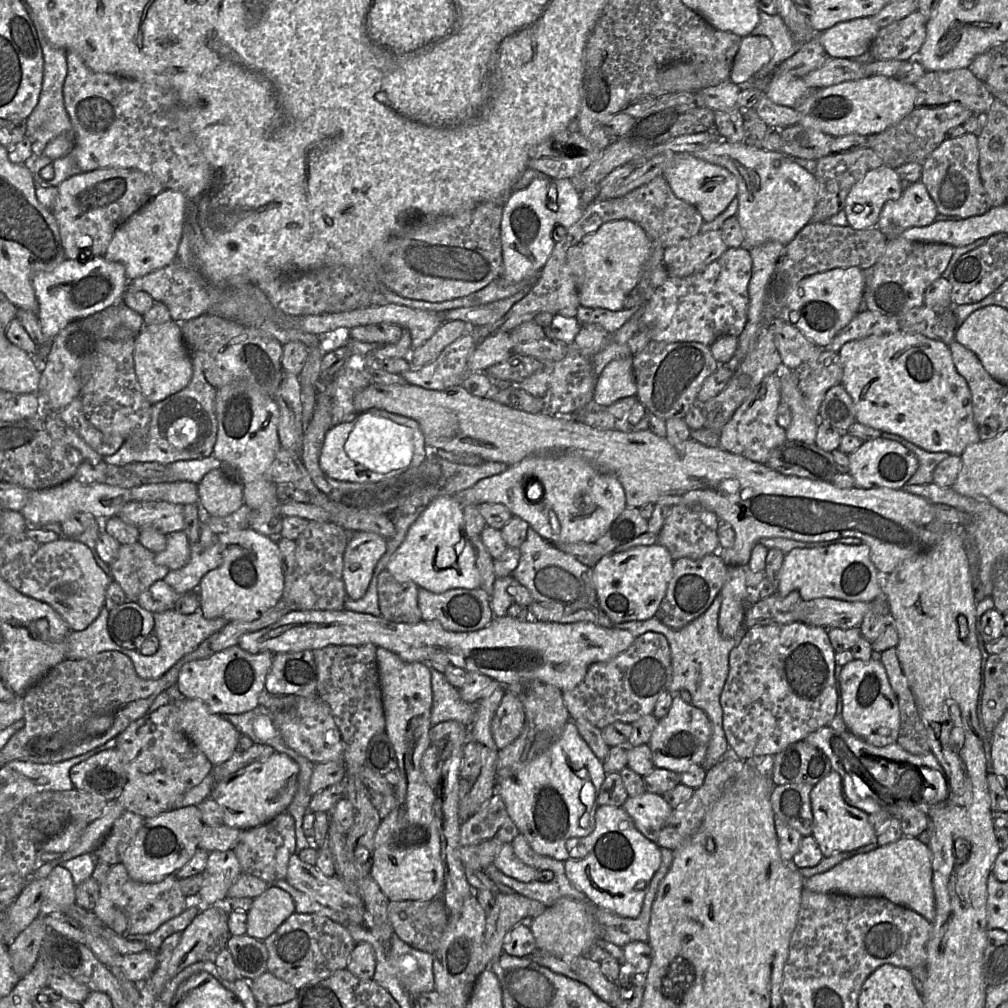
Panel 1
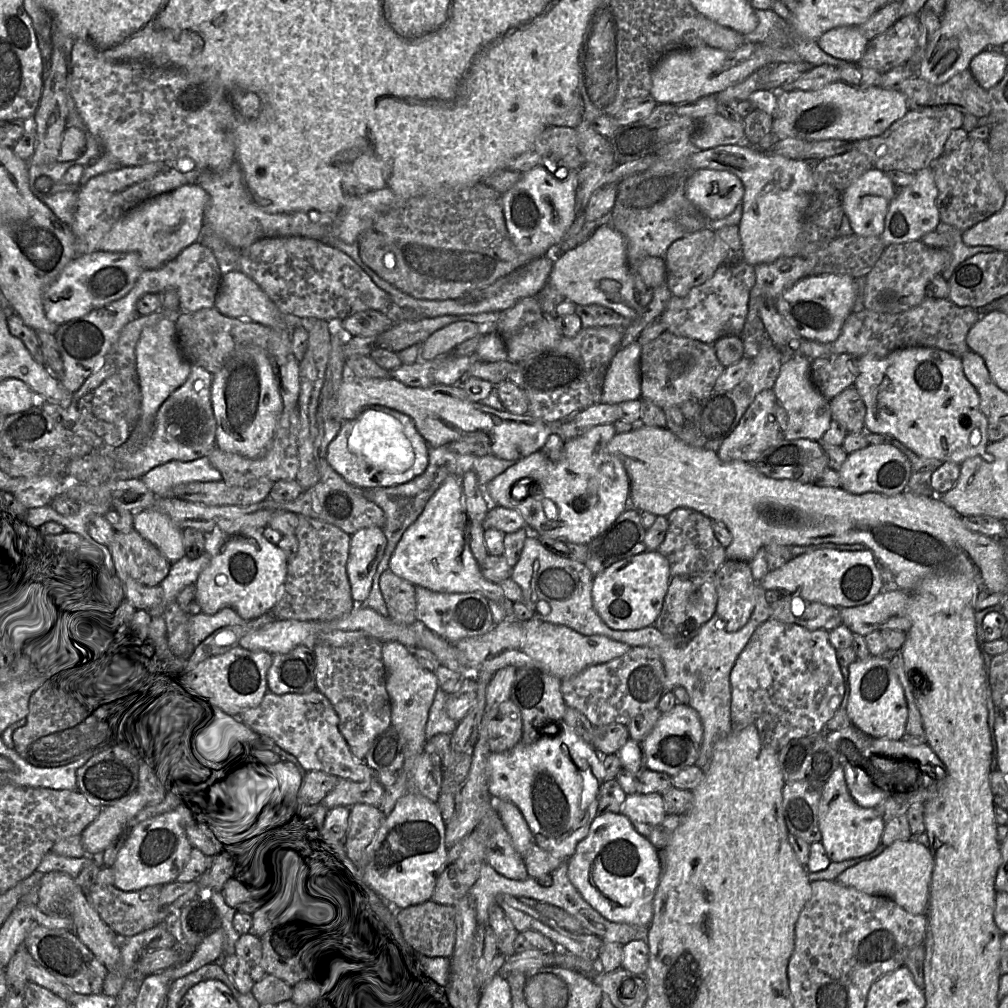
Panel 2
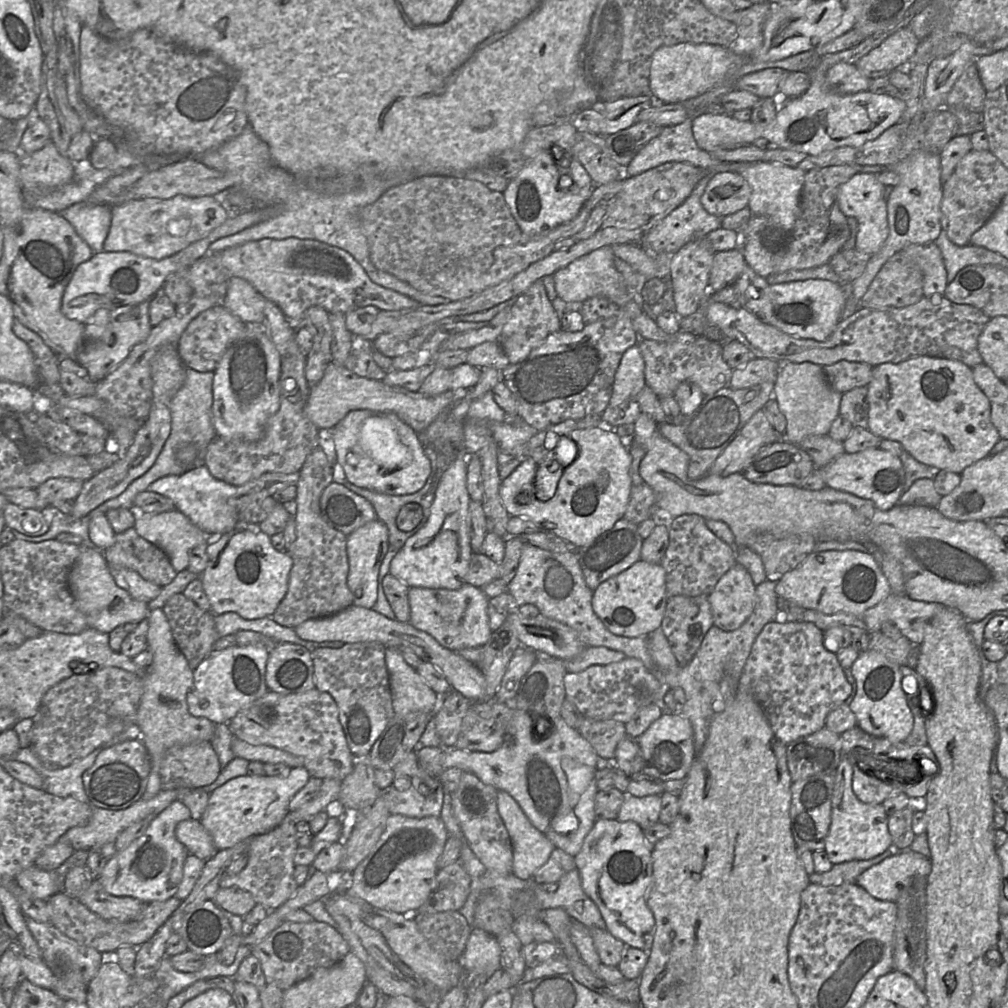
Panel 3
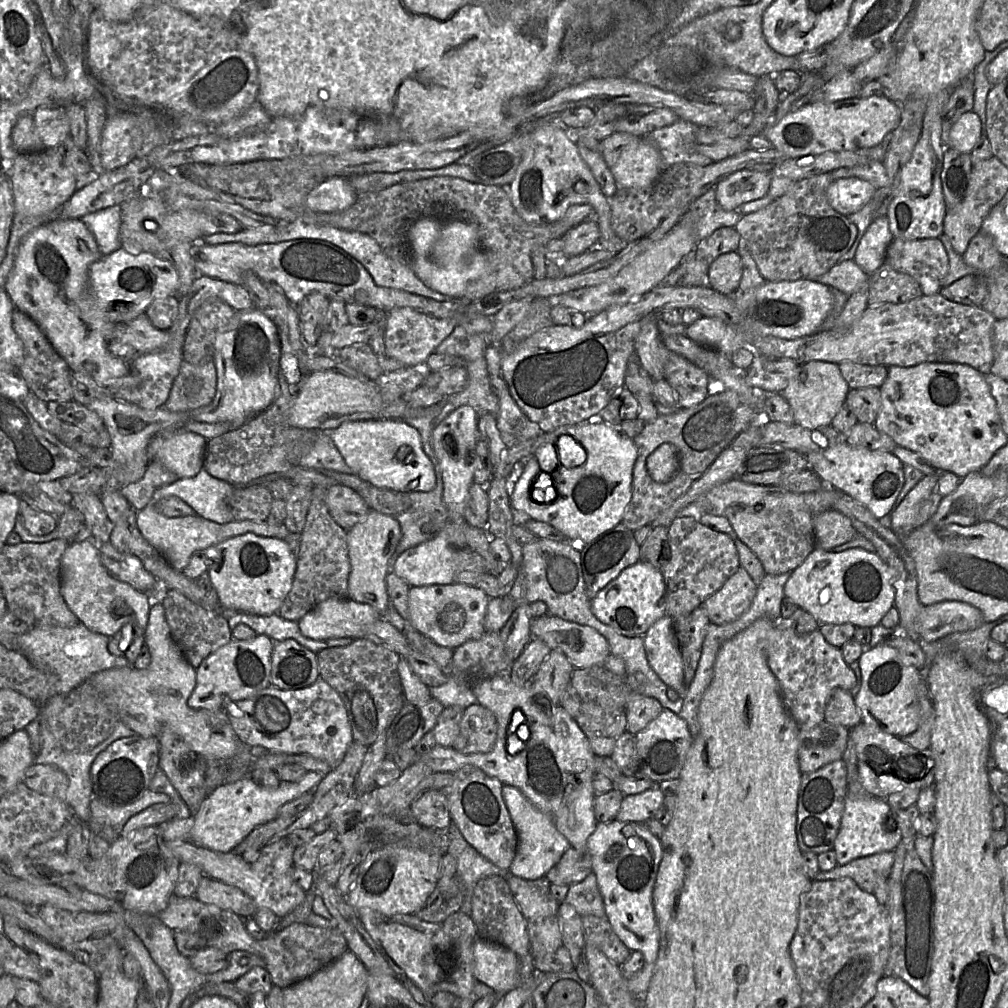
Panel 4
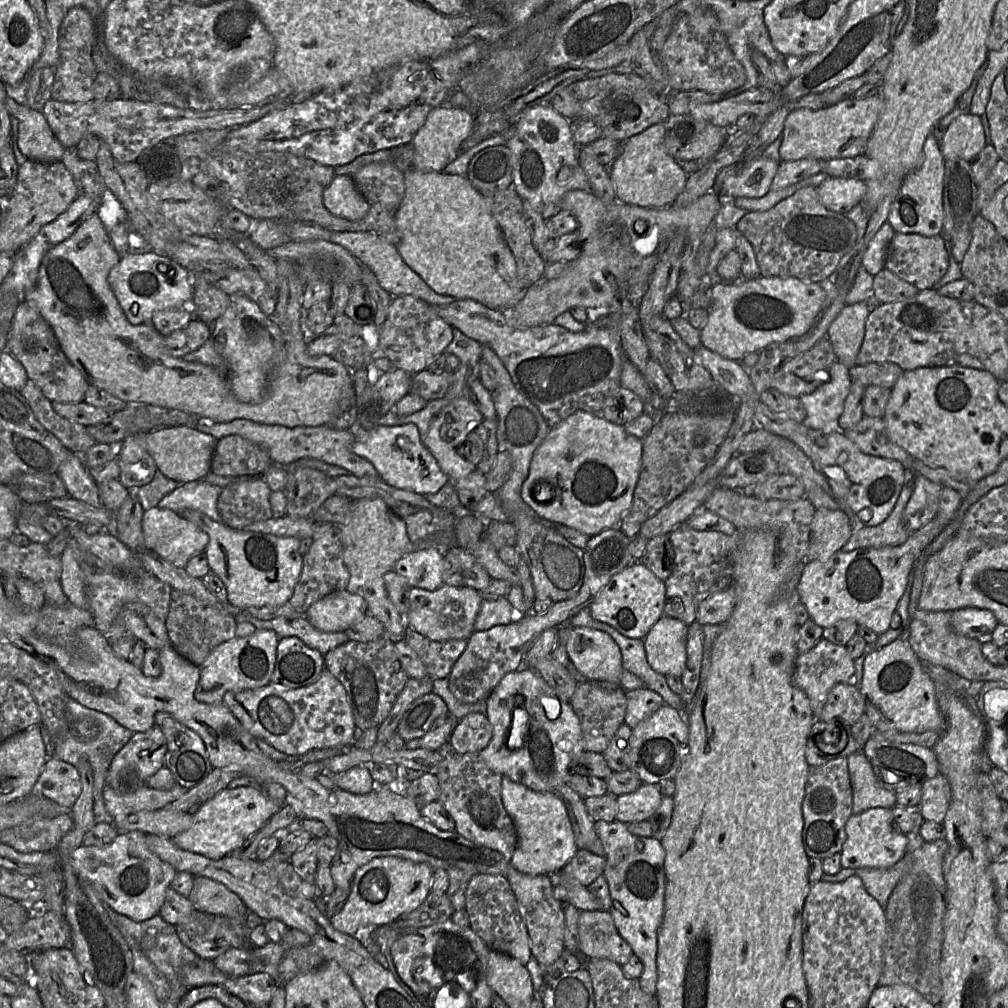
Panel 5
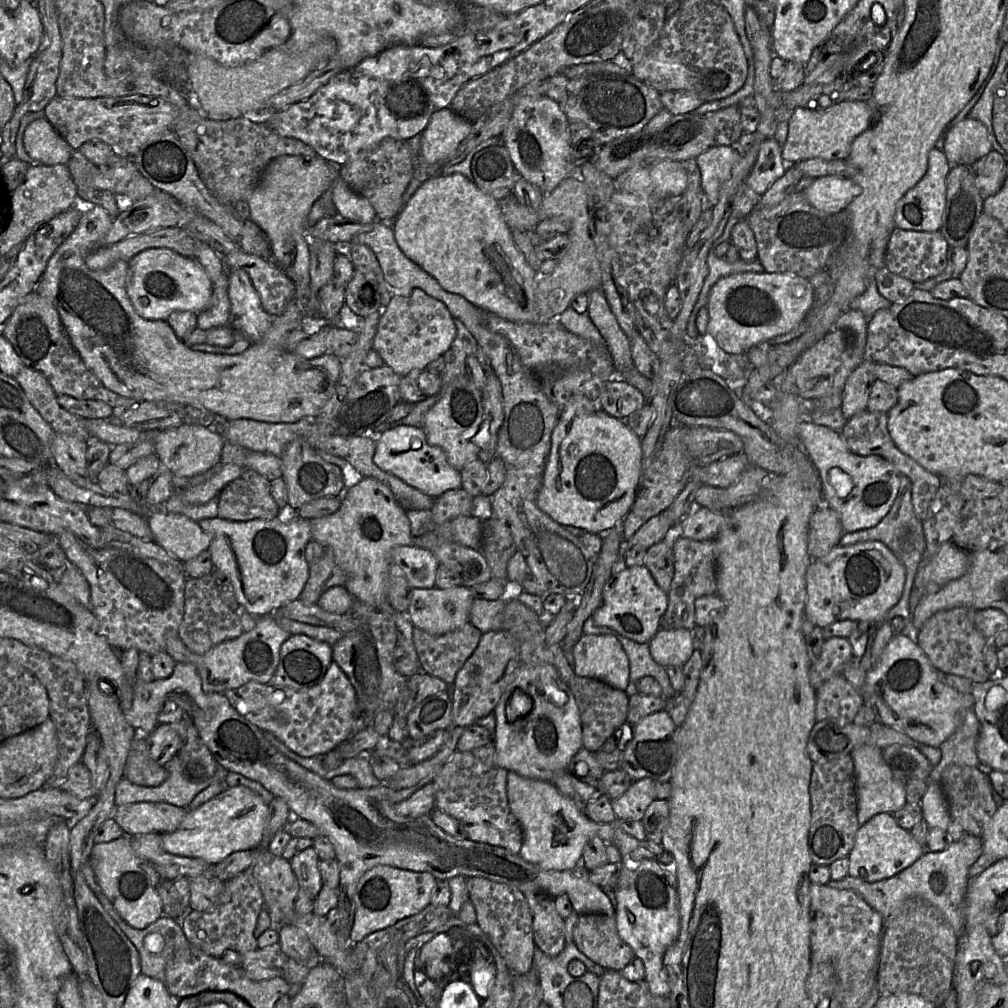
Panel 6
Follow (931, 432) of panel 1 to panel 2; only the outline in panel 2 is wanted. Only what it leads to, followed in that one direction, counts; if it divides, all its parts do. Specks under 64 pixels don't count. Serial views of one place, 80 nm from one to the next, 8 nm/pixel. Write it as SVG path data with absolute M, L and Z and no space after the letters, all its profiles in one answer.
M912 347L894 351L884 358L861 356L855 361L859 374L853 387L865 404L864 426L869 432L890 435L919 457L958 465L981 454L990 443L979 395L965 377L961 360L952 354L934 348Z

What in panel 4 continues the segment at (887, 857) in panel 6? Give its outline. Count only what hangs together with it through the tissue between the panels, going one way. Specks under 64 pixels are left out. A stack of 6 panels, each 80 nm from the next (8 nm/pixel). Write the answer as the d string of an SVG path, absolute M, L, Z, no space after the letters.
M847 791L840 829L833 847L838 865L845 865L857 858L896 849L901 842L902 836L896 828L895 821L889 817L890 810L890 806L884 799L868 794L859 797L849 797Z

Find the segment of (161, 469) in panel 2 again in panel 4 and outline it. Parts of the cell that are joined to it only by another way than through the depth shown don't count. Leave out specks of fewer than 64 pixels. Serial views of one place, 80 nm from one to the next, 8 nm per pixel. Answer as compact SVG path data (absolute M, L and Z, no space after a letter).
M205 468L191 478L180 478L168 486L158 488L153 502L177 497L190 506L196 516L223 525L233 522L229 497L234 488L229 483L212 477Z

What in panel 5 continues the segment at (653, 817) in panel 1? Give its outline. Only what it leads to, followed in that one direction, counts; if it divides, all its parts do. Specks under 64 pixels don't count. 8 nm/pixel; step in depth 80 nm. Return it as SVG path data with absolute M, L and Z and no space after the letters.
M642 783L634 792L616 797L615 820L625 824L647 820L661 800L658 785Z

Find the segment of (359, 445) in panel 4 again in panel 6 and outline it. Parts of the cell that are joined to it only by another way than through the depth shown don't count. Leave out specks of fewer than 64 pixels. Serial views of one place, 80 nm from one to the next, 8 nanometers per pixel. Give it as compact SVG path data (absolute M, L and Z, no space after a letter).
M400 425L379 434L373 461L381 470L433 498L445 491L461 488L461 471L449 464L442 448L427 442L425 430L421 427Z

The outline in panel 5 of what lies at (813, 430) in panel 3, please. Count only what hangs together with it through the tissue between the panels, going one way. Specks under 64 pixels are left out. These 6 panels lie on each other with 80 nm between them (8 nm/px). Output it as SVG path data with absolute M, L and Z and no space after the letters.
M836 362L826 371L829 380L810 394L799 397L806 410L805 423L812 429L832 429L843 411L851 387L847 367Z

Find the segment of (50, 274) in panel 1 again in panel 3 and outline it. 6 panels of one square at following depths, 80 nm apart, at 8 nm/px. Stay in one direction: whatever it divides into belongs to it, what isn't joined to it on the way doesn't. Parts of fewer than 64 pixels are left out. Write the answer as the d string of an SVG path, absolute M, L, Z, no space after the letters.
M202 238L182 251L163 259L151 259L129 252L101 252L81 263L65 288L61 311L69 319L83 324L105 324L112 310L151 300L167 279L177 270L188 268L195 260L208 254L209 238Z

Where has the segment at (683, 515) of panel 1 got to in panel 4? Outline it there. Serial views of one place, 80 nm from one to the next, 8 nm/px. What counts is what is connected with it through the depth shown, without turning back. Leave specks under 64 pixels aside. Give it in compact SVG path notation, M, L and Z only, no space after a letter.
M693 516L677 517L668 526L669 562L661 567L666 590L665 613L671 618L690 614L717 592L740 567L734 539L702 525Z

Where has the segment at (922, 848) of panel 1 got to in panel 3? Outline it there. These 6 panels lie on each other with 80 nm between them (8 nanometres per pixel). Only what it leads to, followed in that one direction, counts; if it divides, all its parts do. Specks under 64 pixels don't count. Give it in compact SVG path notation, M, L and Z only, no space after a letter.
M899 849L899 852L865 870L856 884L875 899L896 903L915 876L928 877L931 869L929 858L911 849Z

